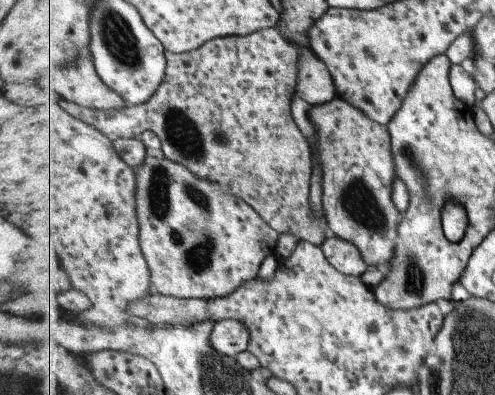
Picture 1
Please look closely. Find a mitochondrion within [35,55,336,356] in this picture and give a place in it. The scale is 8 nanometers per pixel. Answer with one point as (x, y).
(180, 130)

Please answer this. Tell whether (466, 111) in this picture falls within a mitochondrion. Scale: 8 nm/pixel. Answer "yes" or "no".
no

